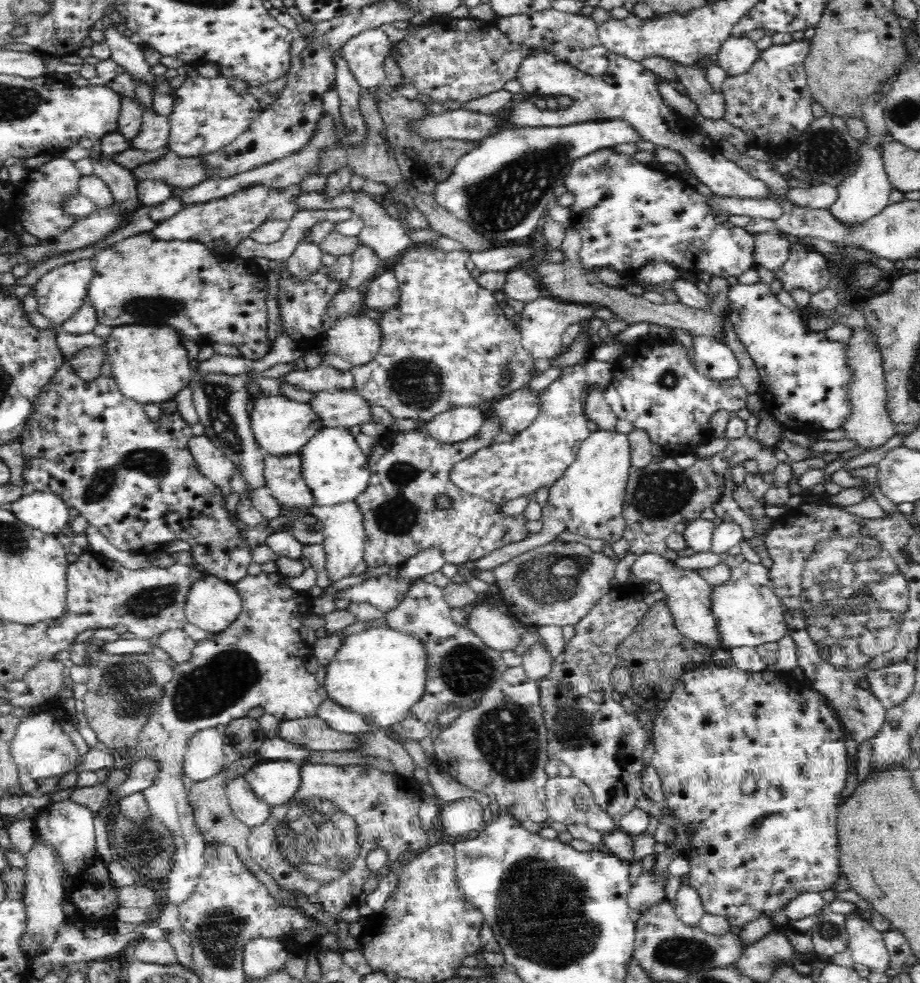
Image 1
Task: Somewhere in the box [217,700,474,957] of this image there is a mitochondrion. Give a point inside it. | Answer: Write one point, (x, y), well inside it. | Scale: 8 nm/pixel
(322, 841)

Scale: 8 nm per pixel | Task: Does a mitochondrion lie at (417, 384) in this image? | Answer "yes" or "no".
yes

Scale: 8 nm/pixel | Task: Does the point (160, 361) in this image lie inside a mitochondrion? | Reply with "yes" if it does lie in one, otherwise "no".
no

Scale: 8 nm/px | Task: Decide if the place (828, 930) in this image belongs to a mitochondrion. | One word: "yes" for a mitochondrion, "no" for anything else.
yes

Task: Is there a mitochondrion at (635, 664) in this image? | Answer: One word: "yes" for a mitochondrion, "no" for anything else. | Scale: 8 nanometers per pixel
no

